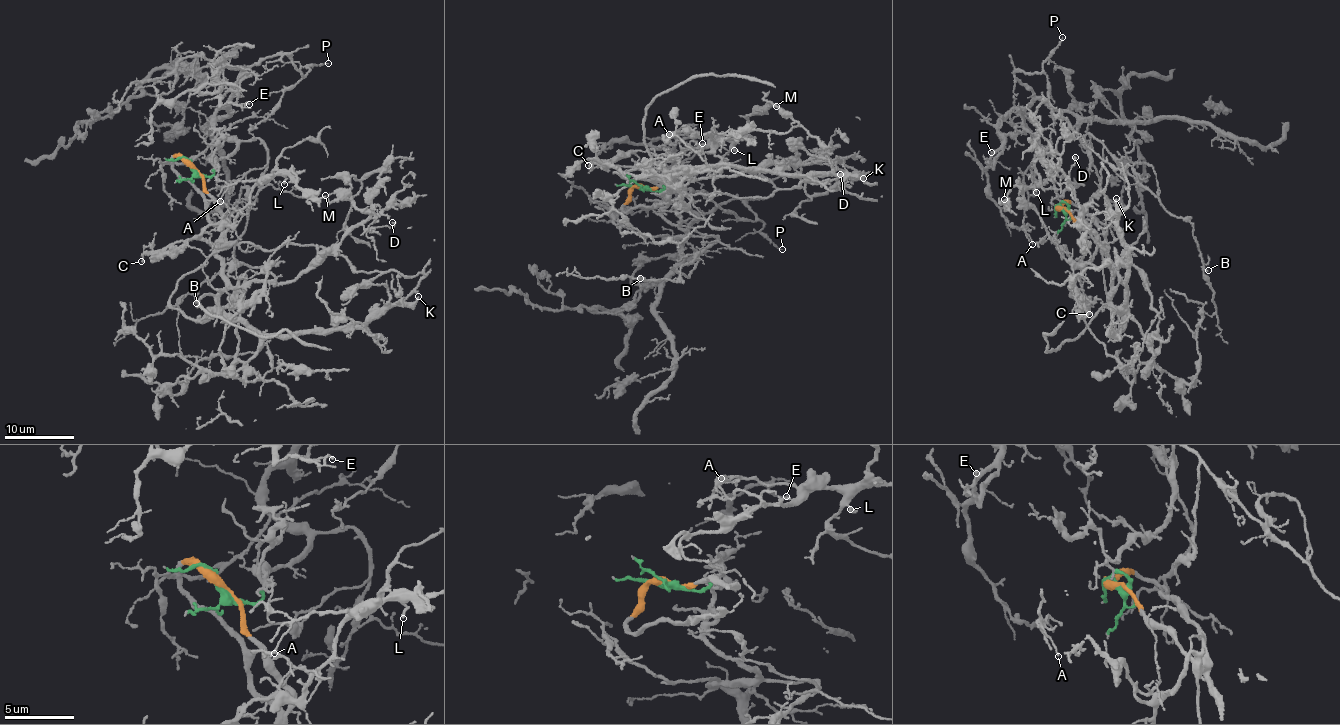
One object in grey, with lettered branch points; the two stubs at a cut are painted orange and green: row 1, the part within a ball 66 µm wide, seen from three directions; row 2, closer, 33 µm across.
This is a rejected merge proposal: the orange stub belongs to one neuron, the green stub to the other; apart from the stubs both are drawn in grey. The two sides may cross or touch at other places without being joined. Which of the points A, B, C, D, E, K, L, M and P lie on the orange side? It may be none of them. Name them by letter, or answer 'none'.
A, C, D, K, L, M

